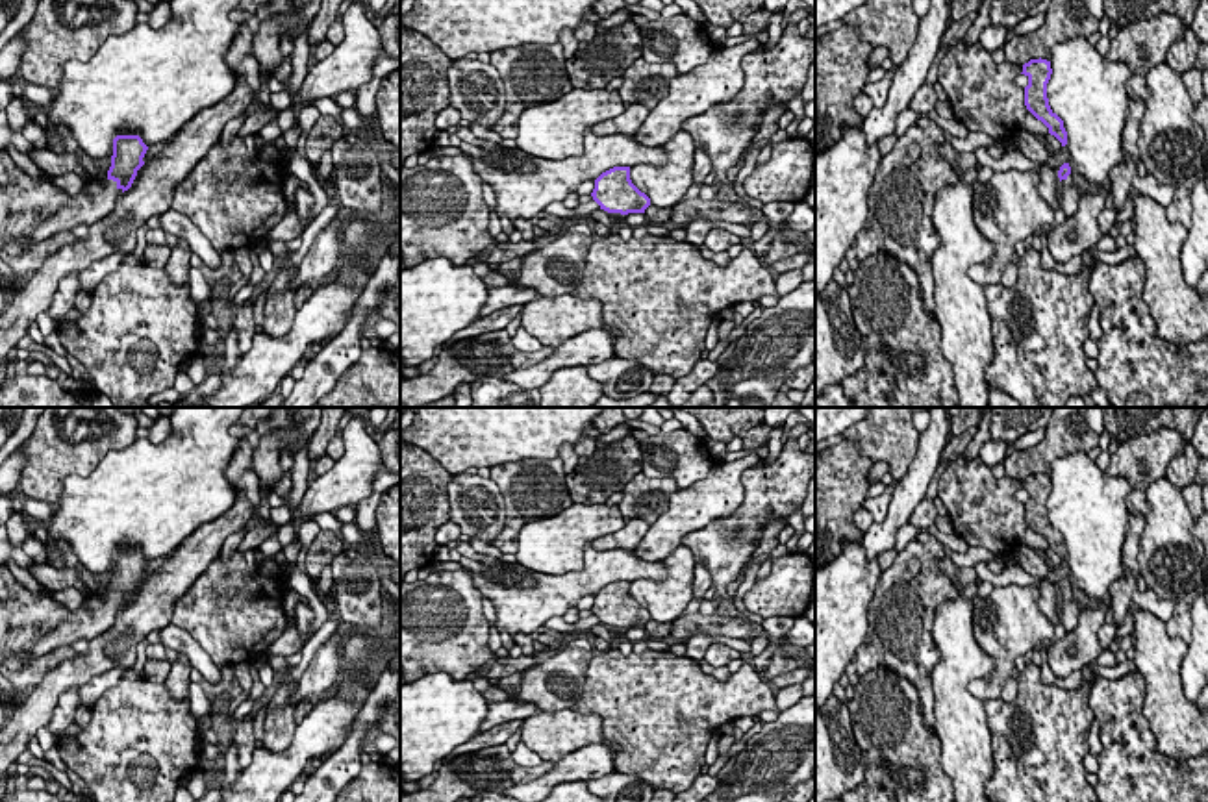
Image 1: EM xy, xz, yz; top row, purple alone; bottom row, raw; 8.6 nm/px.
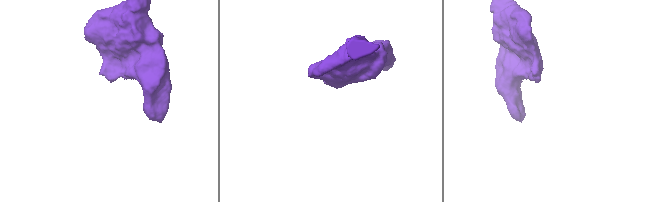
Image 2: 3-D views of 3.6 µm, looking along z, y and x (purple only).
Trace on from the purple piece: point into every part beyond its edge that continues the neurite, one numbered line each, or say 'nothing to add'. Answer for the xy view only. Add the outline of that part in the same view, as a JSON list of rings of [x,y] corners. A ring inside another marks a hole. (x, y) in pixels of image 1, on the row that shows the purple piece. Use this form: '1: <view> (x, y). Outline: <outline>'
1: xy (97, 199). Outline: [[[107,176],[100,182],[87,182],[70,202],[59,206],[56,215],[37,224],[24,243],[35,244],[57,232],[74,230],[80,224],[94,224],[113,211],[120,194],[122,189]]]

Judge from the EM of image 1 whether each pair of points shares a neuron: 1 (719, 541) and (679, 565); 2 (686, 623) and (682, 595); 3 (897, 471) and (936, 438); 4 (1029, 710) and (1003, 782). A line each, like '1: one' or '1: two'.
1: two
2: two
3: two
4: one

